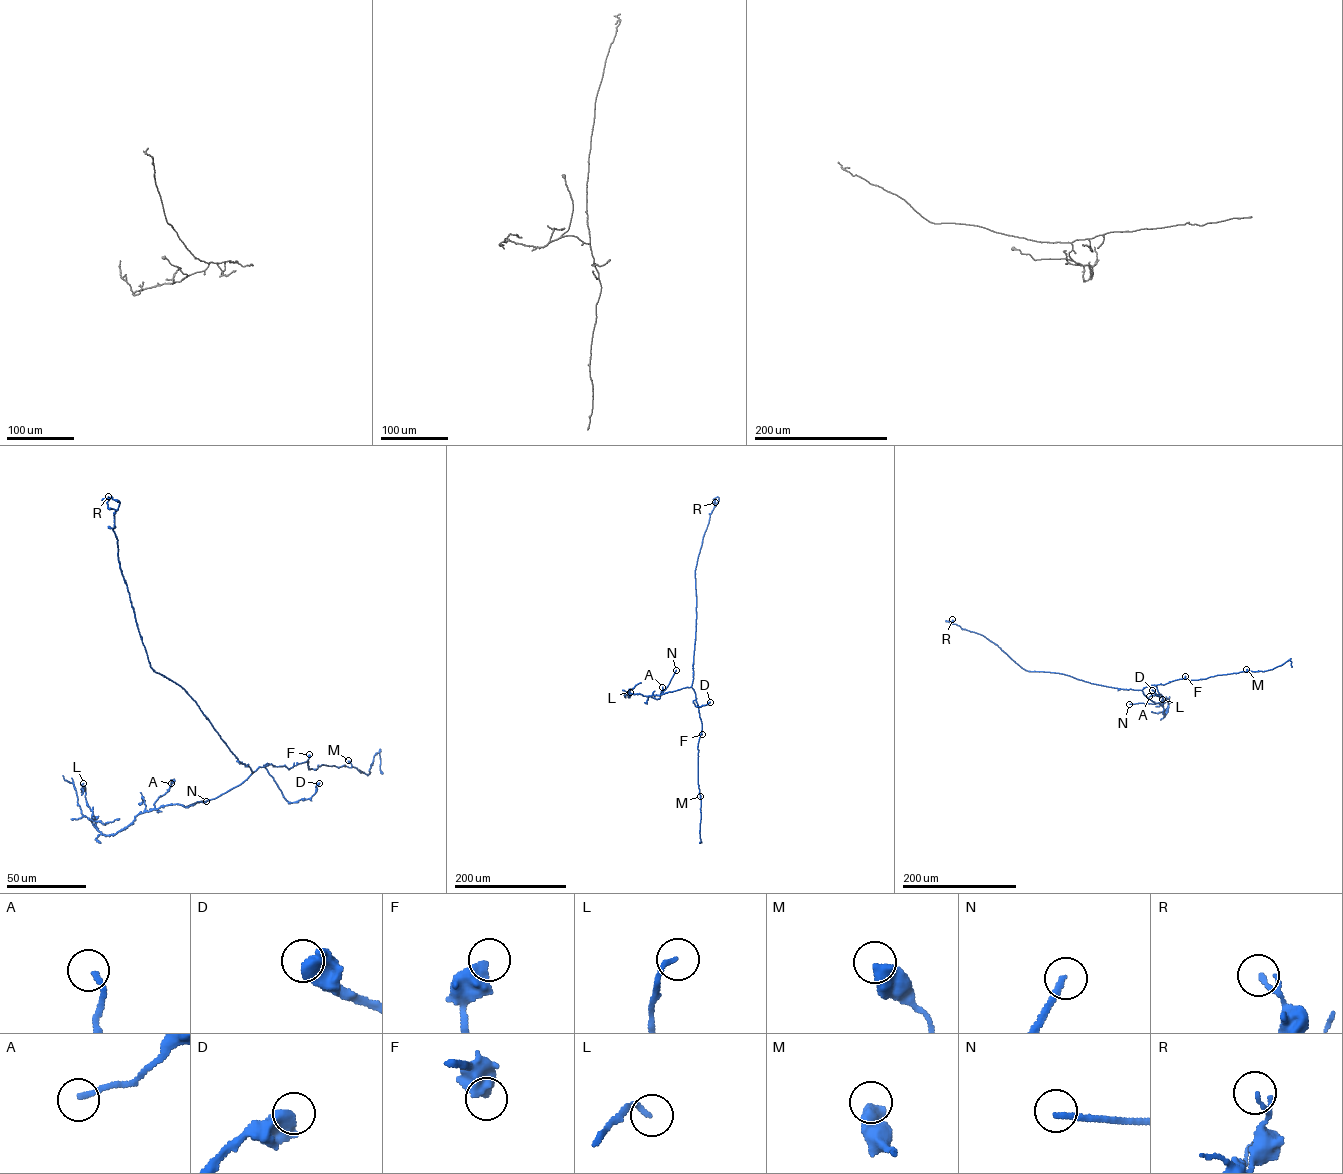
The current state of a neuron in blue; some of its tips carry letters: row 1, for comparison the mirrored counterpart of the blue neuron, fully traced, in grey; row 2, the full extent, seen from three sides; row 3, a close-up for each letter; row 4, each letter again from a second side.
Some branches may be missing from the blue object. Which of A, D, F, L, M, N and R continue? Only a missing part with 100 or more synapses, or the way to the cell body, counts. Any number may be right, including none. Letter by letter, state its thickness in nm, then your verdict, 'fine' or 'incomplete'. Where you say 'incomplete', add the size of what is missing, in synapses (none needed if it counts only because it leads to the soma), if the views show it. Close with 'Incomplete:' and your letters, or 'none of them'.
A: 180 nm | fine
D: 650 nm | fine
F: 500 nm | fine
L: 170 nm | fine
M: 480 nm | fine
N: 200 nm | incomplete
R: 90 nm | fine
Incomplete: N

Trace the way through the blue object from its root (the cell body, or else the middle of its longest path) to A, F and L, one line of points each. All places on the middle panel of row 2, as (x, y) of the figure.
A: (693, 660), (691, 686), (651, 697), (659, 698), (662, 687)
F: (693, 660), (691, 687), (702, 734)
L: (693, 660), (691, 687), (660, 695), (630, 693), (629, 697), (630, 692)

